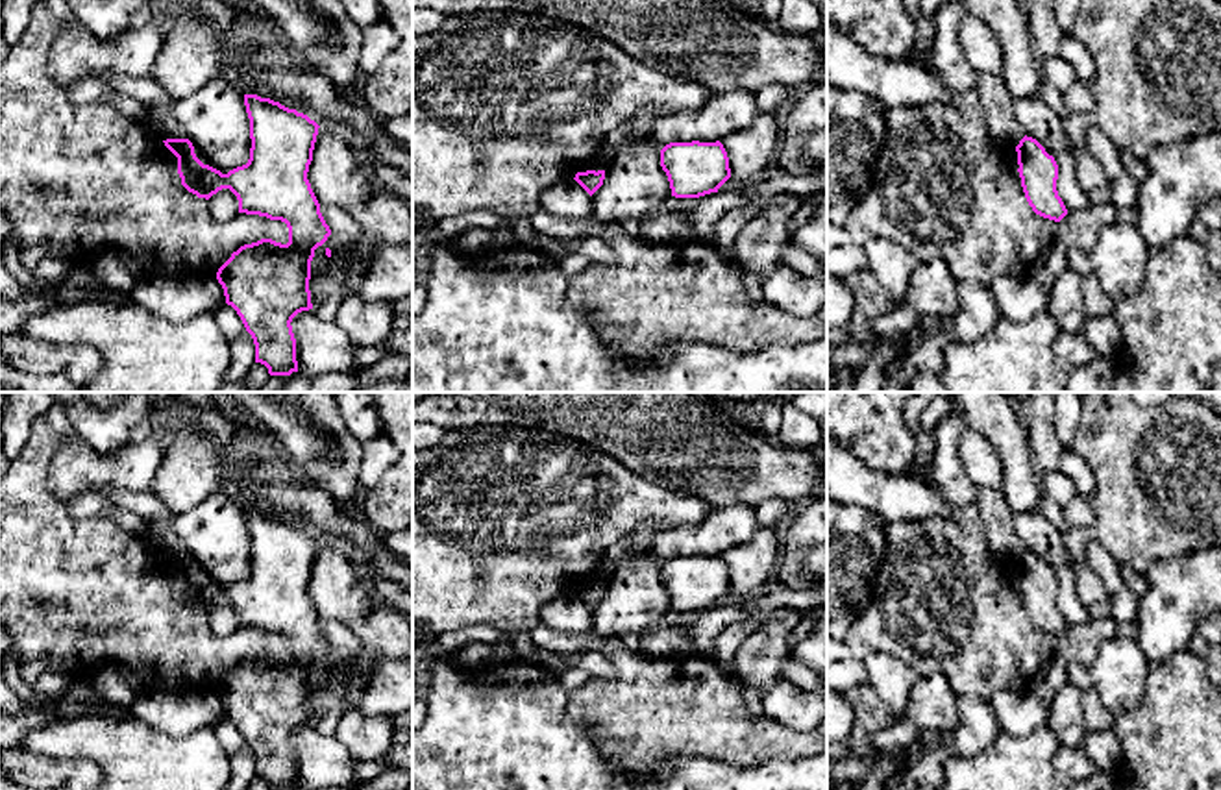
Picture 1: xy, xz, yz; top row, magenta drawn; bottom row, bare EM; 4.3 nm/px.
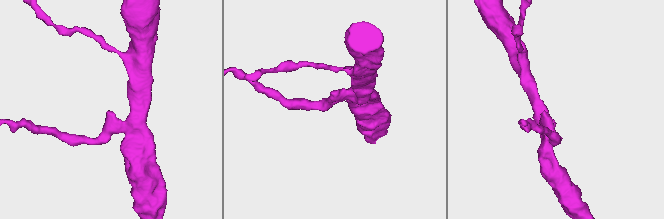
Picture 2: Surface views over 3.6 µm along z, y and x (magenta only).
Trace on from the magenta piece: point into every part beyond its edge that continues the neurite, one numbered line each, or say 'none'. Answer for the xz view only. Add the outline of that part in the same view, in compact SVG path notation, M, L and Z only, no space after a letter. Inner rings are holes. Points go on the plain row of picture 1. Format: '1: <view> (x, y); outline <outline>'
none

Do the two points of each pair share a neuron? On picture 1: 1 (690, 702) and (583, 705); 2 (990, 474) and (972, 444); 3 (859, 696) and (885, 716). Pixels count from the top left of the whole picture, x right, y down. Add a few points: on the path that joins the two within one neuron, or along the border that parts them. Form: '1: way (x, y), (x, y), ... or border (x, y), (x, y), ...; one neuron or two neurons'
1: way (665, 705), (609, 705); one neuron
2: way (983, 467), (974, 452); one neuron
3: way (864, 702), (879, 716); one neuron

